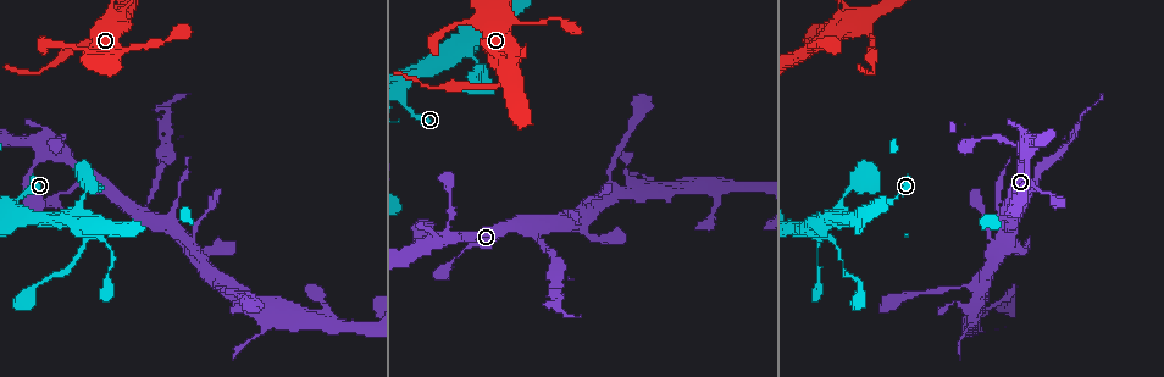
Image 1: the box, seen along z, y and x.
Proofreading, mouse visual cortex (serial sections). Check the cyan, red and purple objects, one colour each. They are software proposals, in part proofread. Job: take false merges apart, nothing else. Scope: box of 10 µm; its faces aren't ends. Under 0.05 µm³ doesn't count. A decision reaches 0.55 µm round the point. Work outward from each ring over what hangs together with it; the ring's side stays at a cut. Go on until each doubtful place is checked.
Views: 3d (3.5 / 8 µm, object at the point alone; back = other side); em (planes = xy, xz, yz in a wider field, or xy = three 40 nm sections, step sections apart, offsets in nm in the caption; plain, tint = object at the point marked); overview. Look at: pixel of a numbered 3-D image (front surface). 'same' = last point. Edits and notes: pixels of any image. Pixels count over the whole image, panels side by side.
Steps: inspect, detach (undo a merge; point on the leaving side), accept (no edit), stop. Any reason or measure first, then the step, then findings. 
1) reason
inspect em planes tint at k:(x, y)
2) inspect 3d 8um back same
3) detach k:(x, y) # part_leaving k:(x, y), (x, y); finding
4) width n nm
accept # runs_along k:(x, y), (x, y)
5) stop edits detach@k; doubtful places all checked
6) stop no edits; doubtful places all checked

a fork
inspect 3d 3.5um at 1:(141, 213)

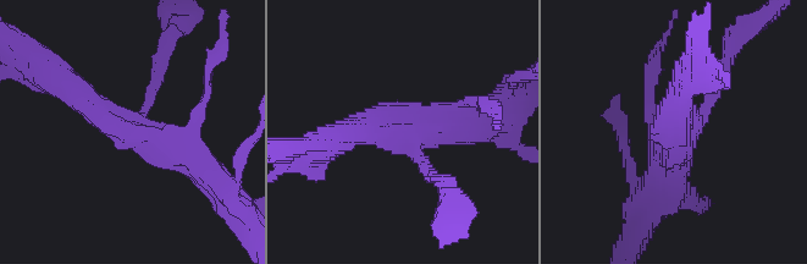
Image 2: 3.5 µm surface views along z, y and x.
arms 3; arm_widths 150, 350, 400 nm
inspect em xy step 5 tint at 2:(409, 130)

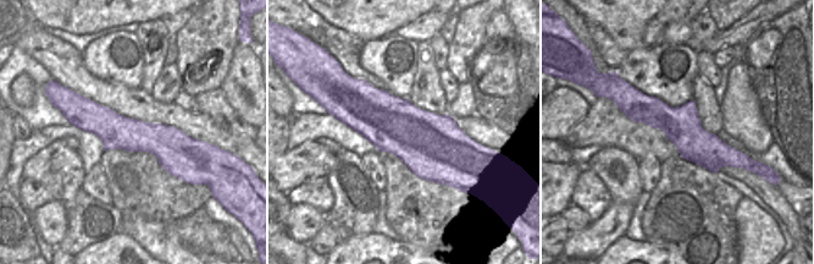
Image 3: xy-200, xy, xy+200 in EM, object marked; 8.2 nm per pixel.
accept # runs_along 3:(72, 120), (189, 142); one cell here

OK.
a narrow waist
inspect 3d 8um at 1:(874, 42)

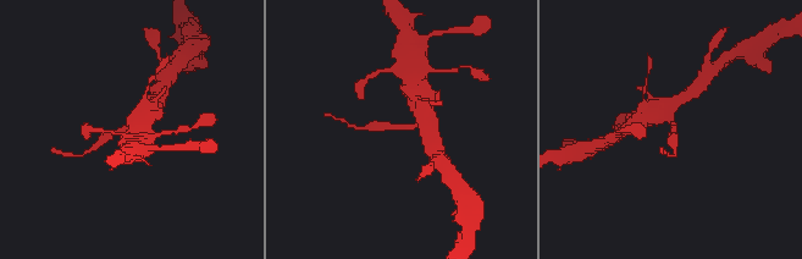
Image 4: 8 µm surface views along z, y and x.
zoom in
inspect 3d 3.5um same

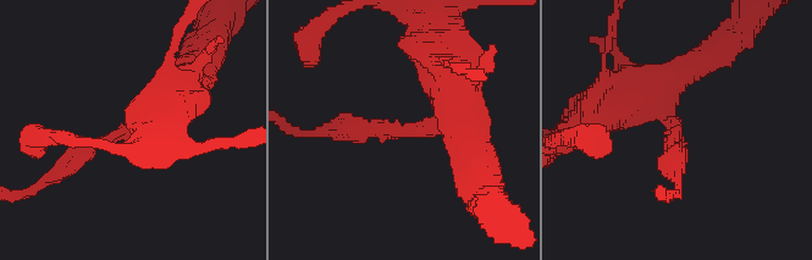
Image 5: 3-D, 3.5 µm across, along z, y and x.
arm_widths 250, 400 nm; shape alone is not enough
inspect em xy step 3 tint at 5:(402, 135)

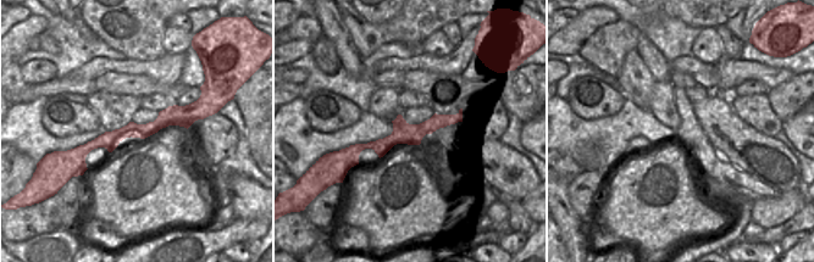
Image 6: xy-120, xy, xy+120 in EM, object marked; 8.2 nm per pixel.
accept # runs_along 6:(195, 111), (98, 141), (81, 159); continuous, no second cell

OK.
abrupt turn
inspect 3d 8um back at 1:(834, 220)

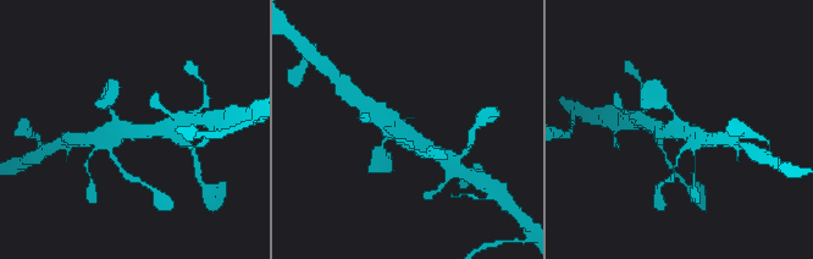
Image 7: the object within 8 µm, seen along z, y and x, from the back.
inspect 3d 3.5um same

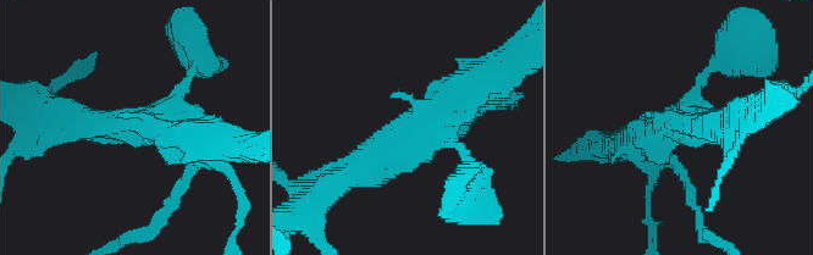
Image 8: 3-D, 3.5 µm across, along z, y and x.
need the tissue
inspect em xy step 5 tint at 8:(429, 126)

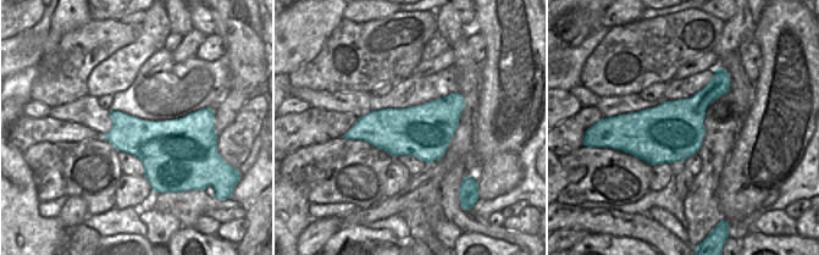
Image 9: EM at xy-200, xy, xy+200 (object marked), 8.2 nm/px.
accept # runs_along 8:(359, 171), (490, 84); all the same cell

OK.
stop no edits; doubtful places all checked

